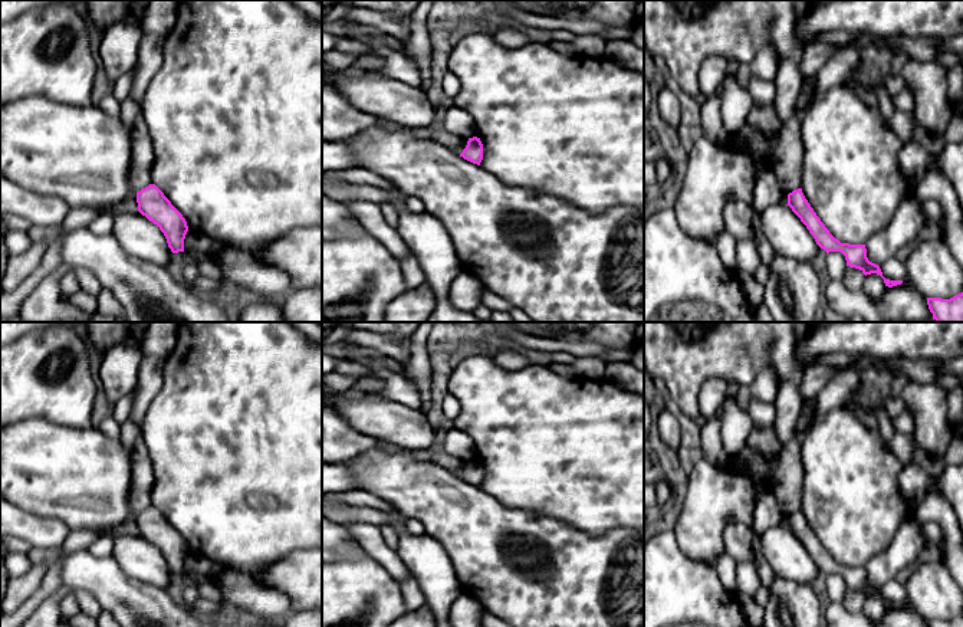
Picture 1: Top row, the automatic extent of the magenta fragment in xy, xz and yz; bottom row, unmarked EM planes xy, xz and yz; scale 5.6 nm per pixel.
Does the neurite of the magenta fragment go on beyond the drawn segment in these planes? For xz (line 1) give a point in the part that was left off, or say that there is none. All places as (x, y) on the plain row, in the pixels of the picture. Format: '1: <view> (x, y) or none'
1: none

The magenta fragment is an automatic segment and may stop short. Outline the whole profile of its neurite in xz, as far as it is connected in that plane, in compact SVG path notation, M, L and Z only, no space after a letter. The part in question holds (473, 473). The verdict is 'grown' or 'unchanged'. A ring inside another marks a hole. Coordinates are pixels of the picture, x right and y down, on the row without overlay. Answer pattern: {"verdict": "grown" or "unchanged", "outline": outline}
{"verdict": "unchanged", "outline": "M477 459L469 460L467 467L463 472L463 475L460 476L460 479L463 479L464 482L473 486L480 488L483 482L483 466L480 460Z"}

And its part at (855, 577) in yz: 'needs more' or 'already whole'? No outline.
already whole

